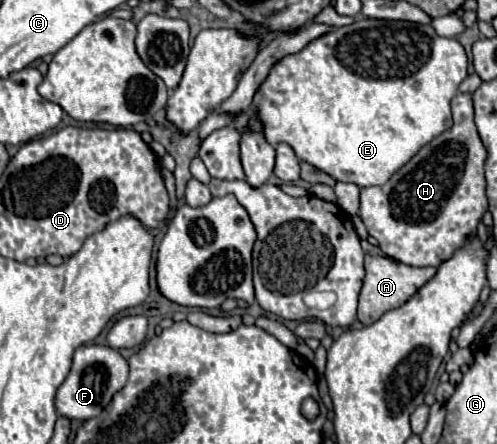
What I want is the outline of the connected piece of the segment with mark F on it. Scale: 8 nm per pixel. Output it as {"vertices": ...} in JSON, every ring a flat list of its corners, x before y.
{"vertices":[[81,345,75,349,73,365,67,379,57,389,55,407,59,415,69,419,91,419,101,415,101,411,109,405,113,395,125,385,129,375,129,365,121,357,121,353,107,345]]}

